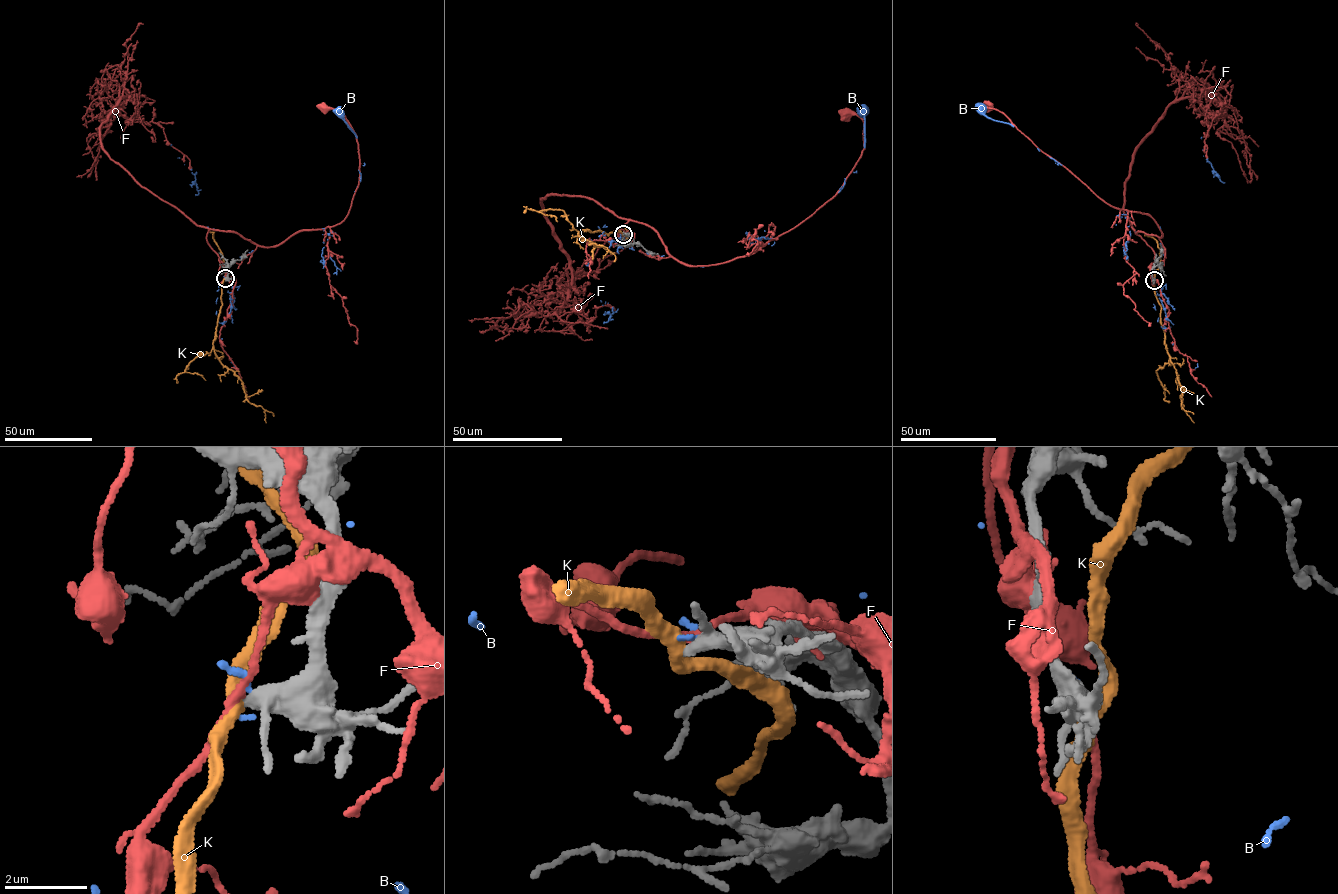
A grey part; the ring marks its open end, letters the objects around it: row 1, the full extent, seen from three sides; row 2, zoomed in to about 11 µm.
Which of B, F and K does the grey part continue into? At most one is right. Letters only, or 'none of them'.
none of them

